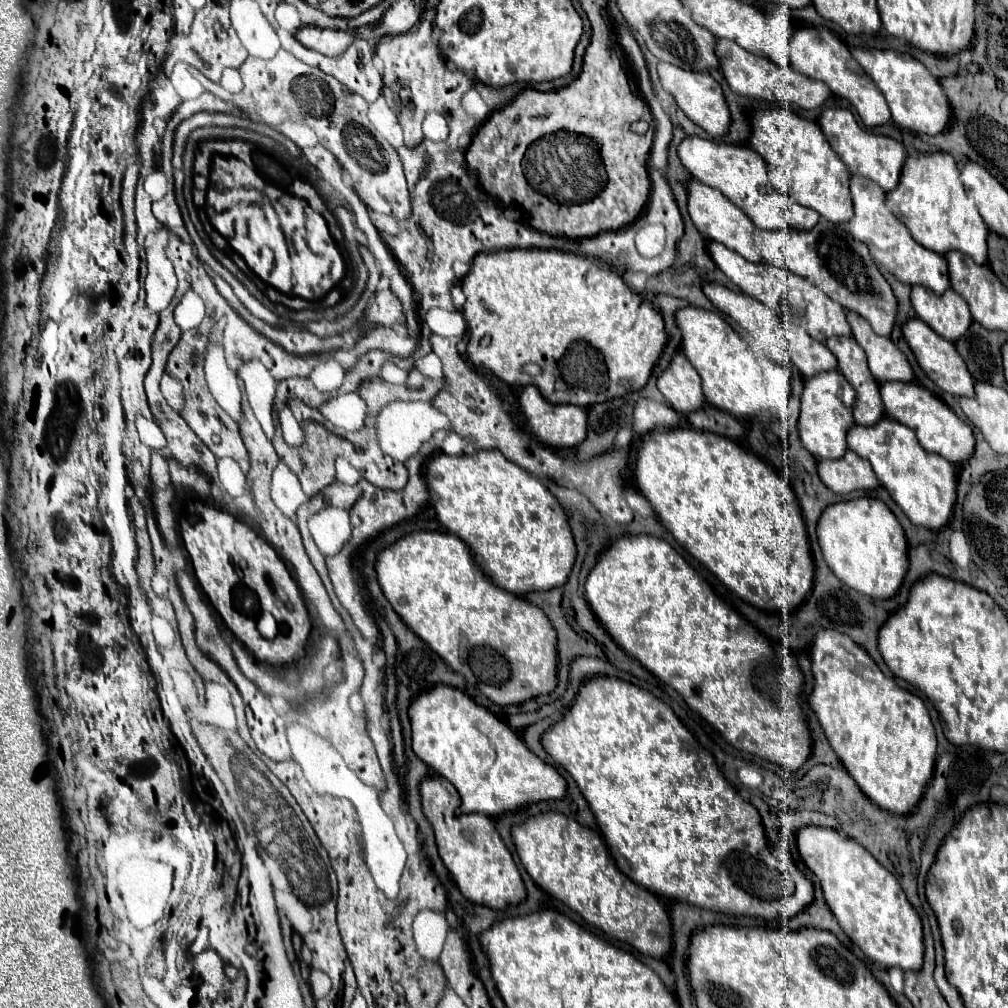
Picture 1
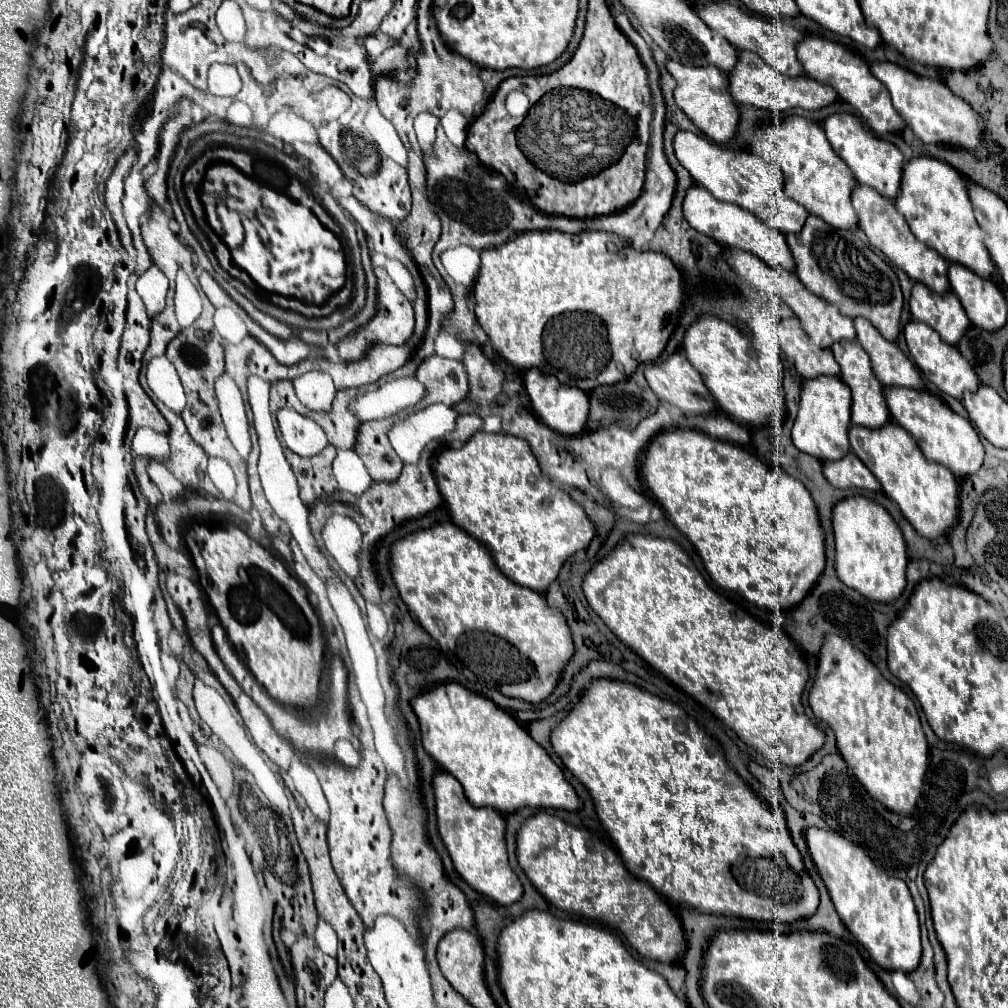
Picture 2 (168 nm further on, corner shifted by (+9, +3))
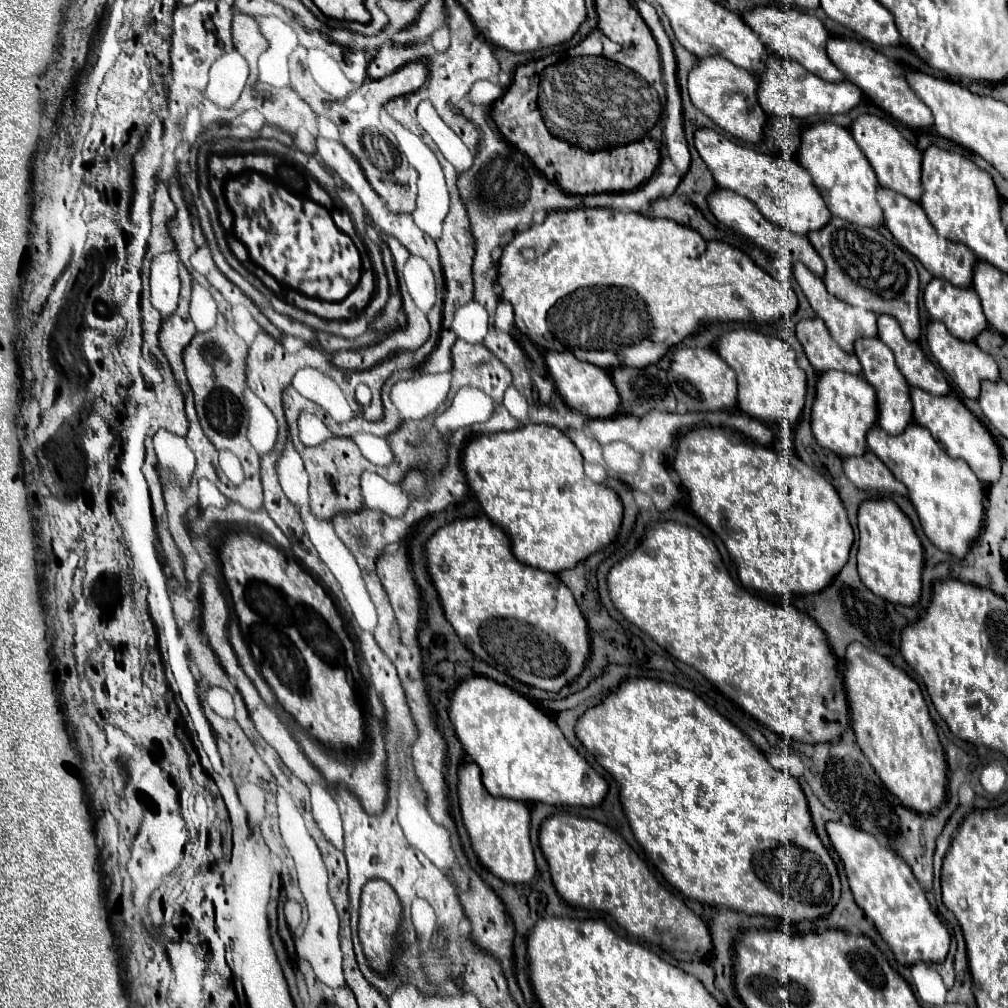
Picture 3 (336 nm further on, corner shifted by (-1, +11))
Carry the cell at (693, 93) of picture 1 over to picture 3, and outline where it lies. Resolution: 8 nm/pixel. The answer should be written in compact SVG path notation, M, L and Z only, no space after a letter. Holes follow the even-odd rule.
M716 55L698 59L698 65L694 65L694 69L688 75L688 93L694 107L700 109L704 115L708 115L718 127L722 127L724 131L742 141L744 141L744 129L754 125L754 143L762 139L762 127L766 123L766 113L758 103L756 89L758 89L756 77Z

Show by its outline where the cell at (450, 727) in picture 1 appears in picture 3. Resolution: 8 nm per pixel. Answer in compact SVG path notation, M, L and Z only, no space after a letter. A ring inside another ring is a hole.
M470 677L464 679L450 695L448 715L464 753L480 767L482 783L490 791L490 795L526 803L542 801L548 805L596 807L602 803L608 791L606 781L584 761L584 757L574 747L570 747L558 725L542 709L534 707L526 697L492 679Z

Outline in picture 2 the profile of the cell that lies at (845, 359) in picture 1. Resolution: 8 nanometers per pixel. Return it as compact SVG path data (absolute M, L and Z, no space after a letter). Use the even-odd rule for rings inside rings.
M838 341L836 345L832 345L832 353L834 353L834 359L838 361L838 365L842 369L840 371L842 381L852 391L852 423L868 427L868 429L884 427L888 423L890 411L888 411L886 399L884 399L884 385L872 373L872 363L870 363L868 353L856 341Z

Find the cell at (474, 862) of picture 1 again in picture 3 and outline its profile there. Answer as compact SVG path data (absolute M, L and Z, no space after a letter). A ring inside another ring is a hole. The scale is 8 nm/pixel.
M464 763L458 769L458 799L464 827L480 863L504 883L530 883L536 873L536 865L528 831L528 805L514 799L492 797L480 781L480 769L476 763Z

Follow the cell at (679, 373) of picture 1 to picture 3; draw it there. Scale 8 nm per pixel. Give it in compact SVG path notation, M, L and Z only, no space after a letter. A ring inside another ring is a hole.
M676 349L668 369L670 387L688 411L718 411L730 409L736 403L736 373L720 359L714 349Z

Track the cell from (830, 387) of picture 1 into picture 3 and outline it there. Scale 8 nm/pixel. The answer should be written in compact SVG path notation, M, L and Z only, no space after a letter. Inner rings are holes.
M826 371L818 377L816 397L812 405L812 435L820 447L834 451L840 457L862 455L866 451L868 427L876 423L876 393L862 377L844 371Z

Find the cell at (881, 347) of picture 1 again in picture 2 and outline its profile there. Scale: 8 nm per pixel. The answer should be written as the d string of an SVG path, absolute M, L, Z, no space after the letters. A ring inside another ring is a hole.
M864 317L854 319L854 325L856 325L856 333L858 333L856 341L870 355L874 373L882 385L908 387L908 389L916 389L916 391L926 389L920 373L914 369L910 359L900 351L900 347L896 343L886 341L878 333L878 329Z

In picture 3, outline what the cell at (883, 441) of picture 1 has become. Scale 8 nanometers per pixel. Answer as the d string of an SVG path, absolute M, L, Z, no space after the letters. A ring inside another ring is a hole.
M910 423L904 433L888 435L874 425L868 431L868 447L908 489L908 497L918 511L920 523L928 539L944 553L964 557L970 543L976 541L984 523L984 485L968 469L964 461L950 459L934 441L928 429Z

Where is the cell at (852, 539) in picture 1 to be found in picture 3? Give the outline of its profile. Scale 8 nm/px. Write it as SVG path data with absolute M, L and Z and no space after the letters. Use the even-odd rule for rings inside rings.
M868 499L858 507L858 575L862 583L878 597L914 605L920 599L920 573L924 565L922 543L914 533L912 521L892 499Z

